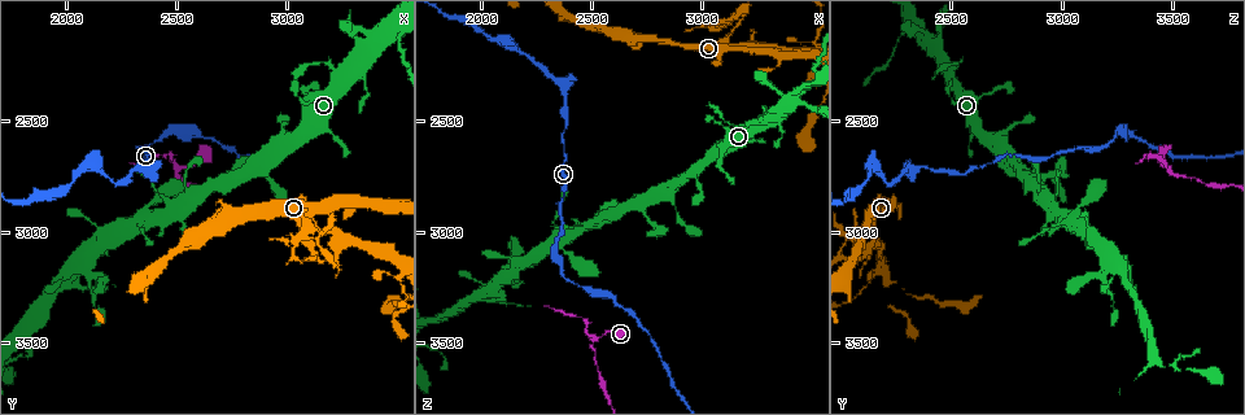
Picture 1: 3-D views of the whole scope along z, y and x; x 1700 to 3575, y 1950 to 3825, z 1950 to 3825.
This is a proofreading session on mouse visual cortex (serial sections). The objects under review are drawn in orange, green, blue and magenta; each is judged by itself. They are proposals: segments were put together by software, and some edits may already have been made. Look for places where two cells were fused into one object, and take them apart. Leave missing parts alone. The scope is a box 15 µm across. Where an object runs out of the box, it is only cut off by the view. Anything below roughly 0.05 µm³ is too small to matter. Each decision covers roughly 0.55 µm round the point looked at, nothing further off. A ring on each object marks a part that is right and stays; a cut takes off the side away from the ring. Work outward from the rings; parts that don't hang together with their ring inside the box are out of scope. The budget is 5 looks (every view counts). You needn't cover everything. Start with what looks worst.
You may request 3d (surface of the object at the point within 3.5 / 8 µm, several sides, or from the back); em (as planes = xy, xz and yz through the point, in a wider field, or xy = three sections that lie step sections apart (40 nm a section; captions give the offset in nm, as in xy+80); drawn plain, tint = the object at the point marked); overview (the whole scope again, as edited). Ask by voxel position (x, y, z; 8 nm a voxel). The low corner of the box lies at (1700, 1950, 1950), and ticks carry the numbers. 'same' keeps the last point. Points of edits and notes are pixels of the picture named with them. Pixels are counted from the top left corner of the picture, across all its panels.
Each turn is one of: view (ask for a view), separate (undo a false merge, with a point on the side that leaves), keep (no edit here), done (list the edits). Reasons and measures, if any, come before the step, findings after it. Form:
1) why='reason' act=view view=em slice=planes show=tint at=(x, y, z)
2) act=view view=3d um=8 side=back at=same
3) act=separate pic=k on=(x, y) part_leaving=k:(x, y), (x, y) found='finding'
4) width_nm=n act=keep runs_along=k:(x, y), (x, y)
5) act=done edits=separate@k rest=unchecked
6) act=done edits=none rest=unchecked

why='sudden change in width' act=view view=3d um=8 side=back at=(2510, 2710, 3470)

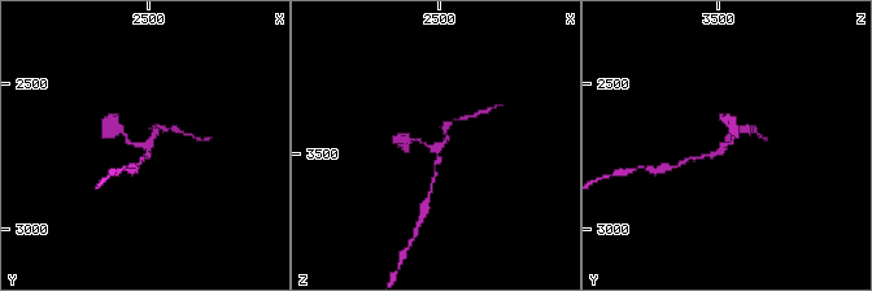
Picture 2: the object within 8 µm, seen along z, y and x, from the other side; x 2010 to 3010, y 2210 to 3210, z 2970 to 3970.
why='zoom in' act=view view=3d um=3.5 at=(2520, 2700, 3480)

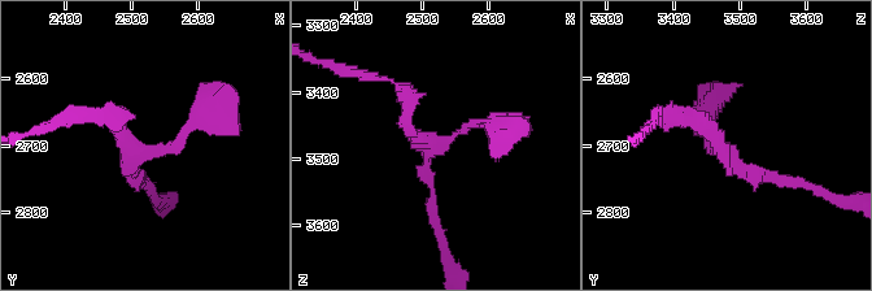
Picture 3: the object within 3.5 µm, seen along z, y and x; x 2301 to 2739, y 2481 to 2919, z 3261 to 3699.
act=view view=em slice=planes show=tint at=(2520, 2710, 3480)

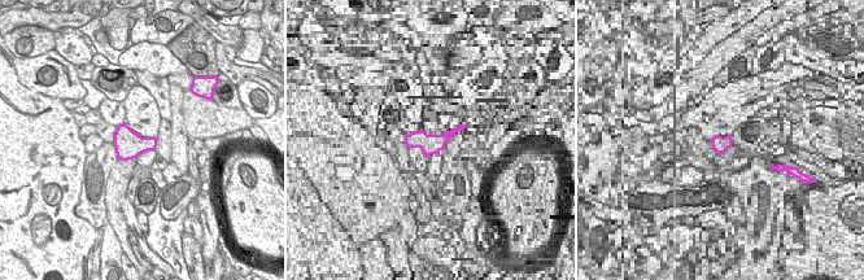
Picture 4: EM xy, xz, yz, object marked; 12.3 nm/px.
act=keep runs_along=3:(707, 107), (715, 151), (794, 179) found='one cell here'

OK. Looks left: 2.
why='arms part here' act=view view=3d um=3.5 at=(2110, 3130, 3200)

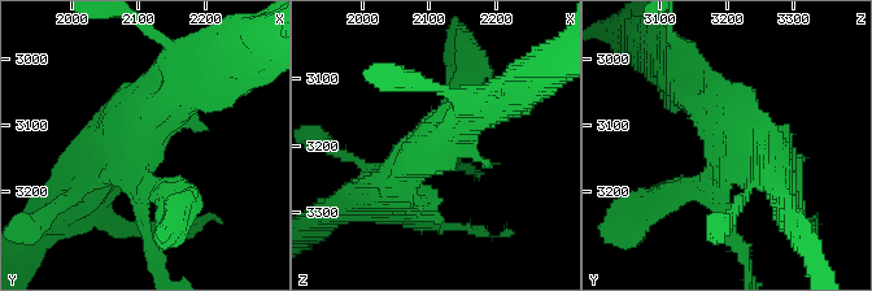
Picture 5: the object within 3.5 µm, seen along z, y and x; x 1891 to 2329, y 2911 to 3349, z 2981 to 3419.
why='shape alone is not enough' act=view view=em slice=xy step=3 show=tint at=(2100, 3130, 3185)

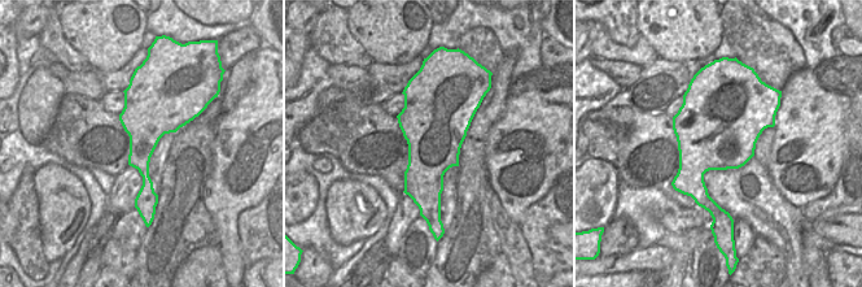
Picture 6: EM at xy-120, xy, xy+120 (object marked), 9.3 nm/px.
arm_widths_nm=200,500,500 act=keep runs_along=5:(205, 77), (113, 137), (90, 168) found='all the same cell'

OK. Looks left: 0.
act=done edits=none rest=unchecked

